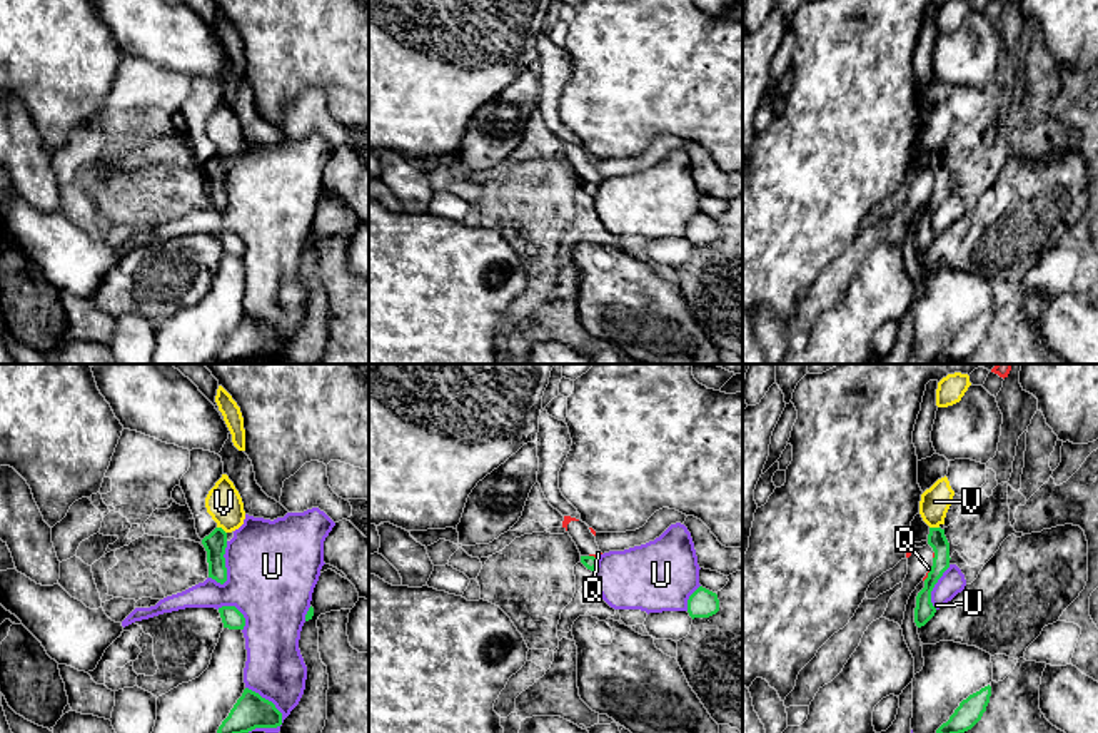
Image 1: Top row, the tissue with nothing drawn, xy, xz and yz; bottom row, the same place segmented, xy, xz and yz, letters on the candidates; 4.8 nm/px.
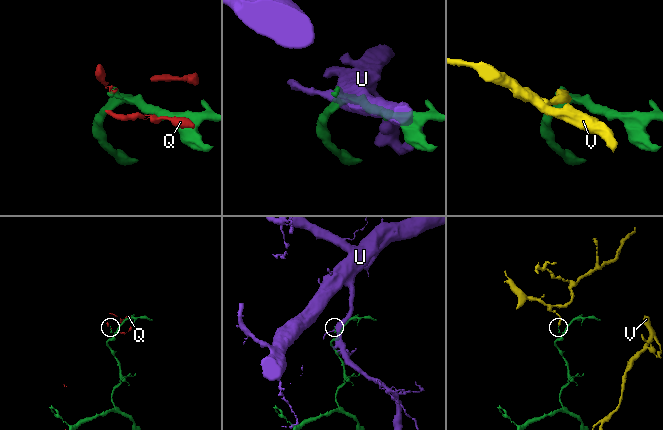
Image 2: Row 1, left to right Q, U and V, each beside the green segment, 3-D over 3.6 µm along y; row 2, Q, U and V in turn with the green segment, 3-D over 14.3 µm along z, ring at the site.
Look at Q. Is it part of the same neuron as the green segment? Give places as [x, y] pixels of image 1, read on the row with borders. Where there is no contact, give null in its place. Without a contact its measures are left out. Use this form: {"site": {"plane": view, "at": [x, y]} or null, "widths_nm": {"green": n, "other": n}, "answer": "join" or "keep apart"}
{"site": {"plane": "yz", "at": [928, 575]}, "widths_nm": {"green": 90, "other": 20}, "answer": "keep apart"}

